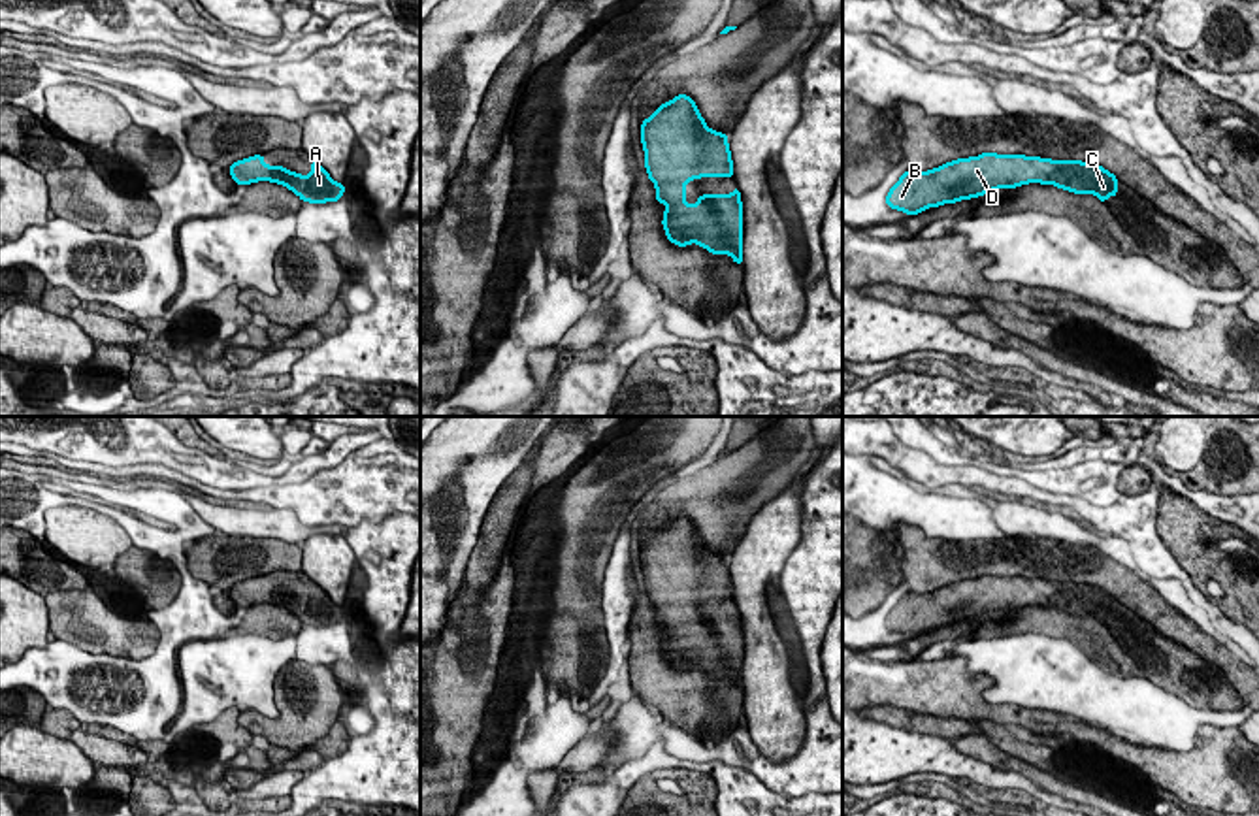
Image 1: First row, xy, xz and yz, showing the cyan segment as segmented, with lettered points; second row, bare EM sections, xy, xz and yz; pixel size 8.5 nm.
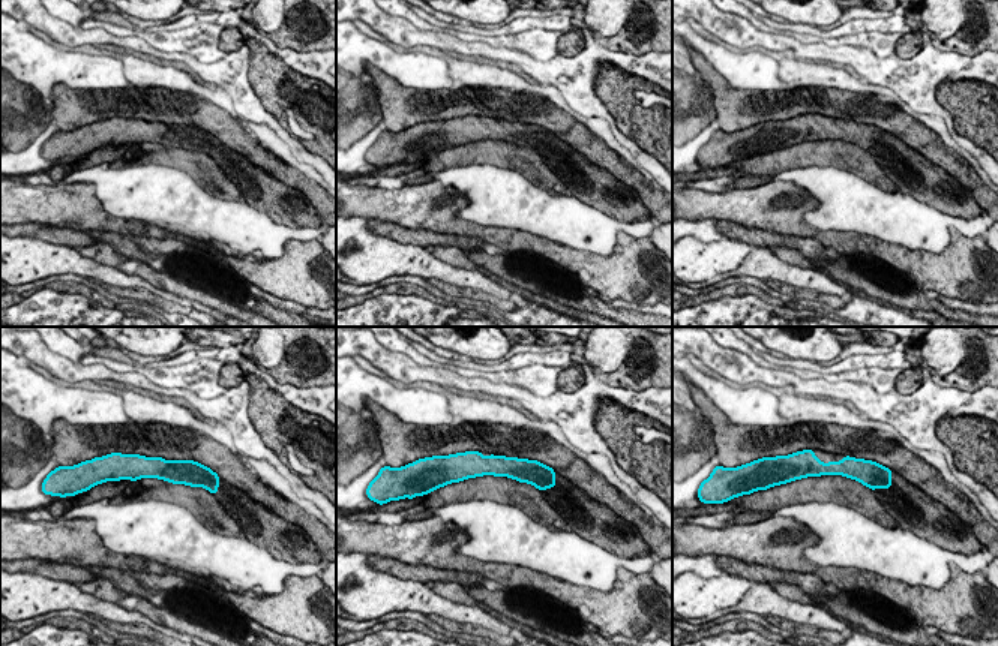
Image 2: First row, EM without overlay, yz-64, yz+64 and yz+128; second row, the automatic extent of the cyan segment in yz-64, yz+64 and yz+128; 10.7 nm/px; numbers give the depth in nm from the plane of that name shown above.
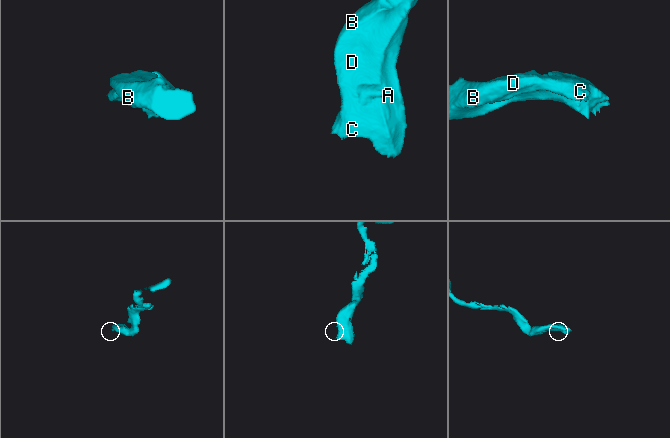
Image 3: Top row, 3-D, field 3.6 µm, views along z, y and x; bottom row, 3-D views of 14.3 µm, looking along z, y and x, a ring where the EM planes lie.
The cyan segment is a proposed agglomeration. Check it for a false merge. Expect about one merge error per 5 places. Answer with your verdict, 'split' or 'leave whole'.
leave whole

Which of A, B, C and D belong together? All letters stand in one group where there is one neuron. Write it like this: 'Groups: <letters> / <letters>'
Groups: A B C D

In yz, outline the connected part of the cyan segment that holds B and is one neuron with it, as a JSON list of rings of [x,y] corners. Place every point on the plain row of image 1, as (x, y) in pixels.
[[[982,575],[927,594],[908,592],[890,611],[886,626],[907,637],[1029,605],[1055,607],[1074,616],[1093,616],[1103,626],[1118,618],[1118,599],[1099,586],[1025,577]]]

